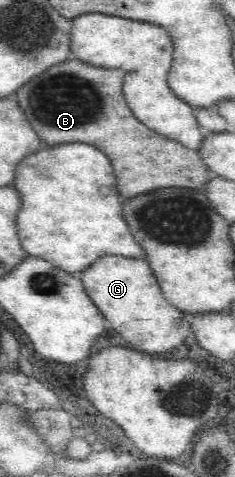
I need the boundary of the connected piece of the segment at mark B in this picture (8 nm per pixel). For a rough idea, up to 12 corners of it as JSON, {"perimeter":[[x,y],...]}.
{"perimeter":[[78,58],[25,83],[46,143],[108,155],[118,191],[204,191],[199,152],[144,125],[122,70]]}

